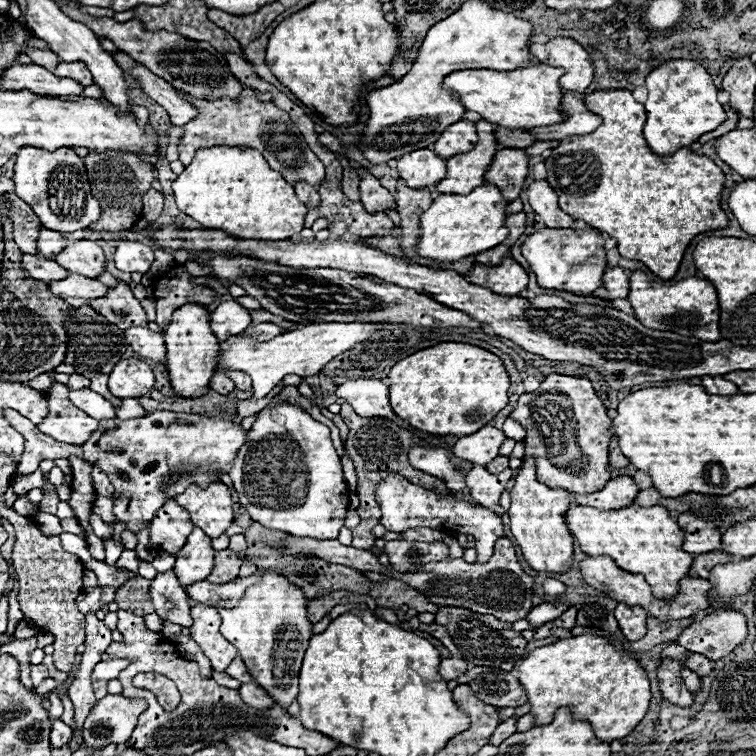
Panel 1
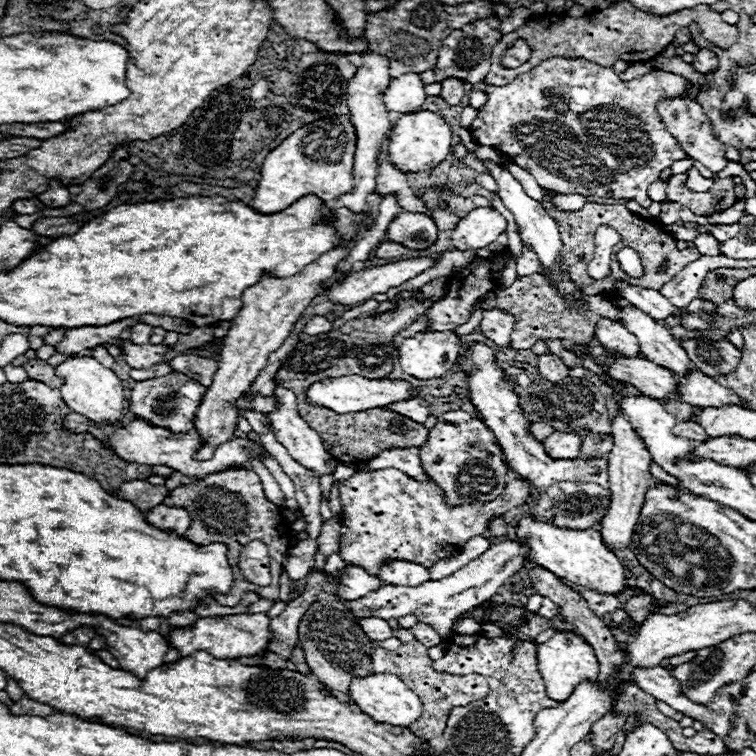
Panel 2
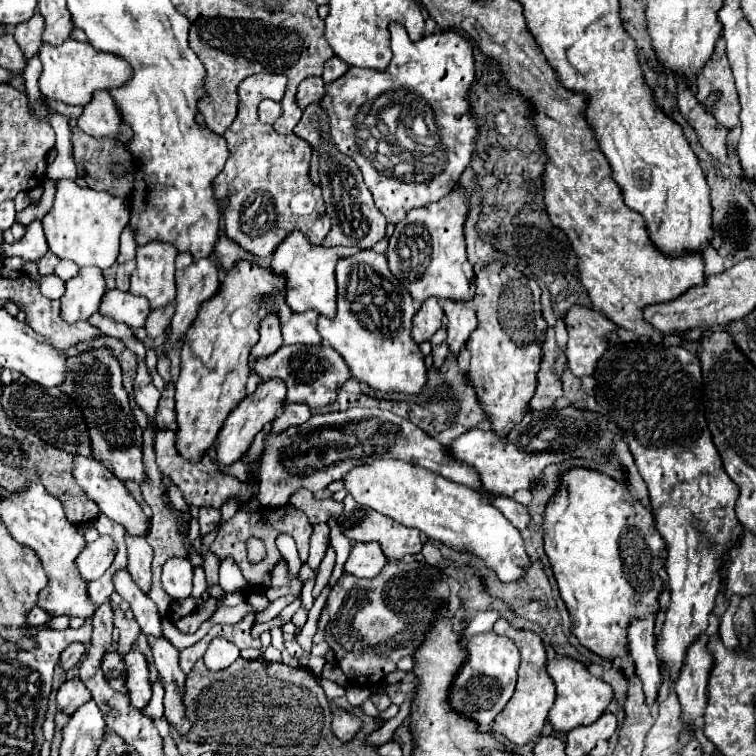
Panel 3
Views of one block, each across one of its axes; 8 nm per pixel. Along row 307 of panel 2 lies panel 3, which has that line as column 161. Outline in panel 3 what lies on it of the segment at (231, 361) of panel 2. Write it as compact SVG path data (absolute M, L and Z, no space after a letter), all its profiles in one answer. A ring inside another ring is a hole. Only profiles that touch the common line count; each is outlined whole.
M148 242L136 248L136 270L130 278L130 292L146 296L150 308L174 302L174 258L178 250L166 242Z

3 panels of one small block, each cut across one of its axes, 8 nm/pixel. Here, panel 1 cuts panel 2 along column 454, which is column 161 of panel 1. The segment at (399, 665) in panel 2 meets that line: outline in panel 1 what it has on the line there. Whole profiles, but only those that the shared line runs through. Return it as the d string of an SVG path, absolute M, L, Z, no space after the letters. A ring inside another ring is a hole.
M154 672L138 674L133 679L133 686L150 690L158 698L158 702L164 710L174 710L180 702L180 692L178 692L176 684L162 674L154 674Z

